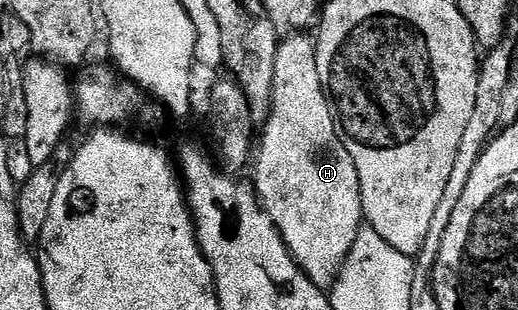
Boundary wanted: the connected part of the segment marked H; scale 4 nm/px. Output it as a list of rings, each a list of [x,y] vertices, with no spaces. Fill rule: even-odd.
[[[305,33],[286,35],[289,36],[286,39],[284,36],[277,44],[273,106],[263,125],[265,132],[262,135],[260,132],[259,150],[255,155],[257,198],[285,238],[294,261],[304,269],[316,287],[329,289],[340,275],[347,253],[351,253],[351,245],[355,245],[355,237],[363,226],[359,173],[355,169],[355,161],[351,161],[351,153],[347,153],[331,100],[319,77],[316,42],[310,36],[308,39]]]

